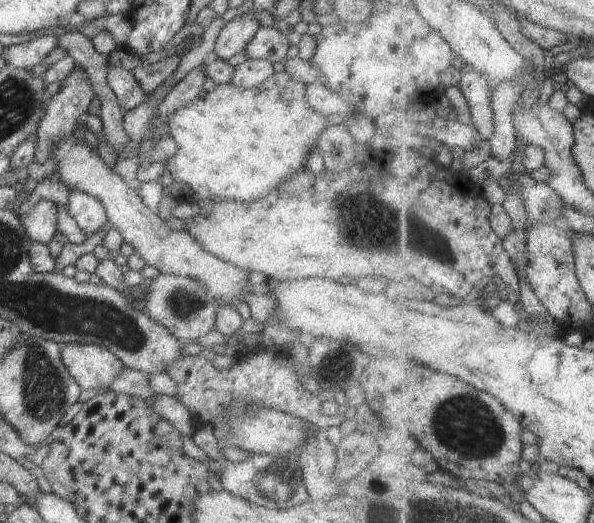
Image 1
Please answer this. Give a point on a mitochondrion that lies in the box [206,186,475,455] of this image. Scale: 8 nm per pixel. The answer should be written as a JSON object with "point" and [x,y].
{"point":[417,230]}

